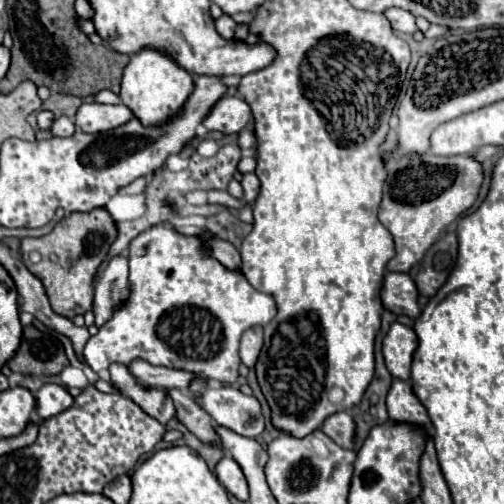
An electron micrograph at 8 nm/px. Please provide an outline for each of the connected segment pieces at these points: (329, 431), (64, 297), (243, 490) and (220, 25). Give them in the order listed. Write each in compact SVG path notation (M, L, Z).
M341 411L333 417L327 417L321 431L343 449L353 449L355 445L355 421L349 411Z
M107 209L65 215L49 235L21 239L21 257L25 267L43 281L47 297L55 313L73 319L93 309L93 285L99 265L109 253L109 245L117 239L117 225Z
M225 455L215 469L217 479L221 481L221 485L235 495L239 501L247 501L249 499L249 491L247 491L247 481L245 475L241 471L241 467L237 465L237 461L233 461L229 455Z
M221 15L219 19L215 19L215 25L217 25L217 33L225 39L233 39L233 33L235 33L235 27L237 23L233 21L233 17L229 15Z

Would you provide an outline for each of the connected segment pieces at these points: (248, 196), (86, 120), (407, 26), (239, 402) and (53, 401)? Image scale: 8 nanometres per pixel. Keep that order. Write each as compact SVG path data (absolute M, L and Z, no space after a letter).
M245 173L241 185L243 185L243 191L245 191L245 201L253 203L257 199L257 195L259 195L259 179L257 179L257 175L255 173Z
M83 103L75 115L75 125L85 133L103 133L125 125L133 117L133 111L127 105L101 105L101 103Z
M397 7L387 9L387 11L385 11L385 17L389 19L391 27L393 27L395 31L399 31L399 33L415 33L415 31L417 31L417 27L415 27L415 17L413 17L409 11L405 11L405 9L397 9Z
M231 385L207 387L197 397L197 403L221 427L227 427L245 437L257 437L263 433L265 421L261 415L261 405L253 395L243 395Z
M47 383L41 391L35 393L35 413L39 419L49 419L73 405L73 397L67 393L65 387Z

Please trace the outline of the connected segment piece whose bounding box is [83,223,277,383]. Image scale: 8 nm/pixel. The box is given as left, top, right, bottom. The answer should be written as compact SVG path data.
M157 223L139 233L129 245L129 255L129 299L117 303L113 317L97 335L89 337L83 349L85 363L99 373L101 369L109 369L111 363L129 367L131 361L143 359L151 365L189 369L193 373L205 373L205 377L219 383L233 383L239 377L241 333L253 325L265 327L273 319L273 313L277 311L273 297L253 289L241 271L221 265L199 237L181 235L171 223Z

